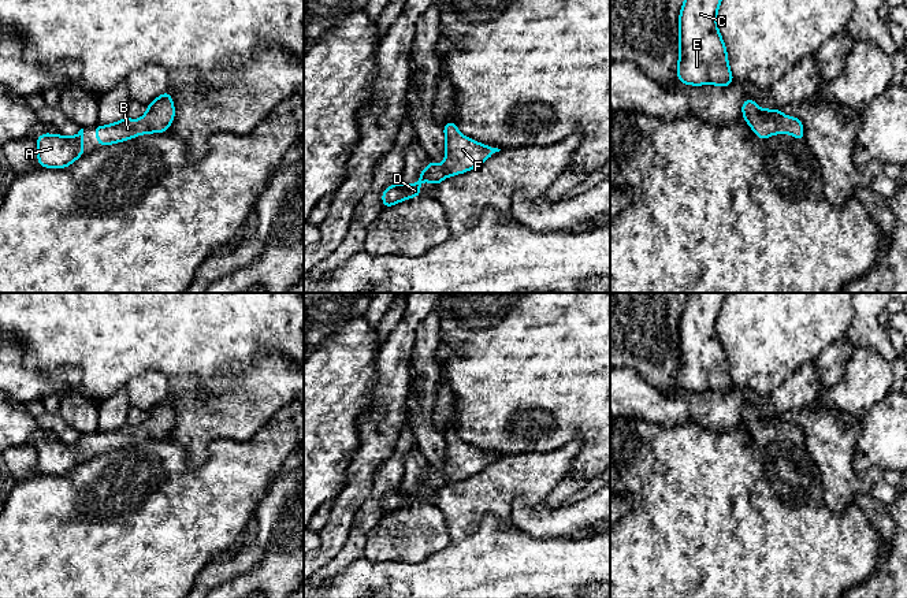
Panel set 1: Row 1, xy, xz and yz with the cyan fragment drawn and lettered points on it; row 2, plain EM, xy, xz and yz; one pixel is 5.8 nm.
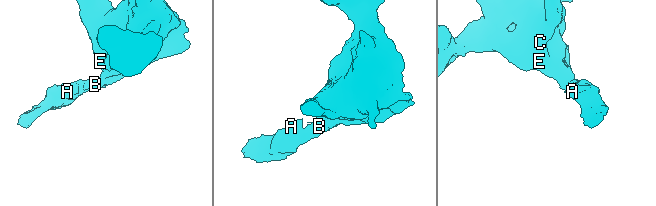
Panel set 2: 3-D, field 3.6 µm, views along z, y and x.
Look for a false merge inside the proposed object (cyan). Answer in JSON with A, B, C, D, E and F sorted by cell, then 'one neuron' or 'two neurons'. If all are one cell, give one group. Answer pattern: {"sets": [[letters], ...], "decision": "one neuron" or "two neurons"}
{"sets": [["A", "B", "C", "D", "E", "F"]], "decision": "one neuron"}

